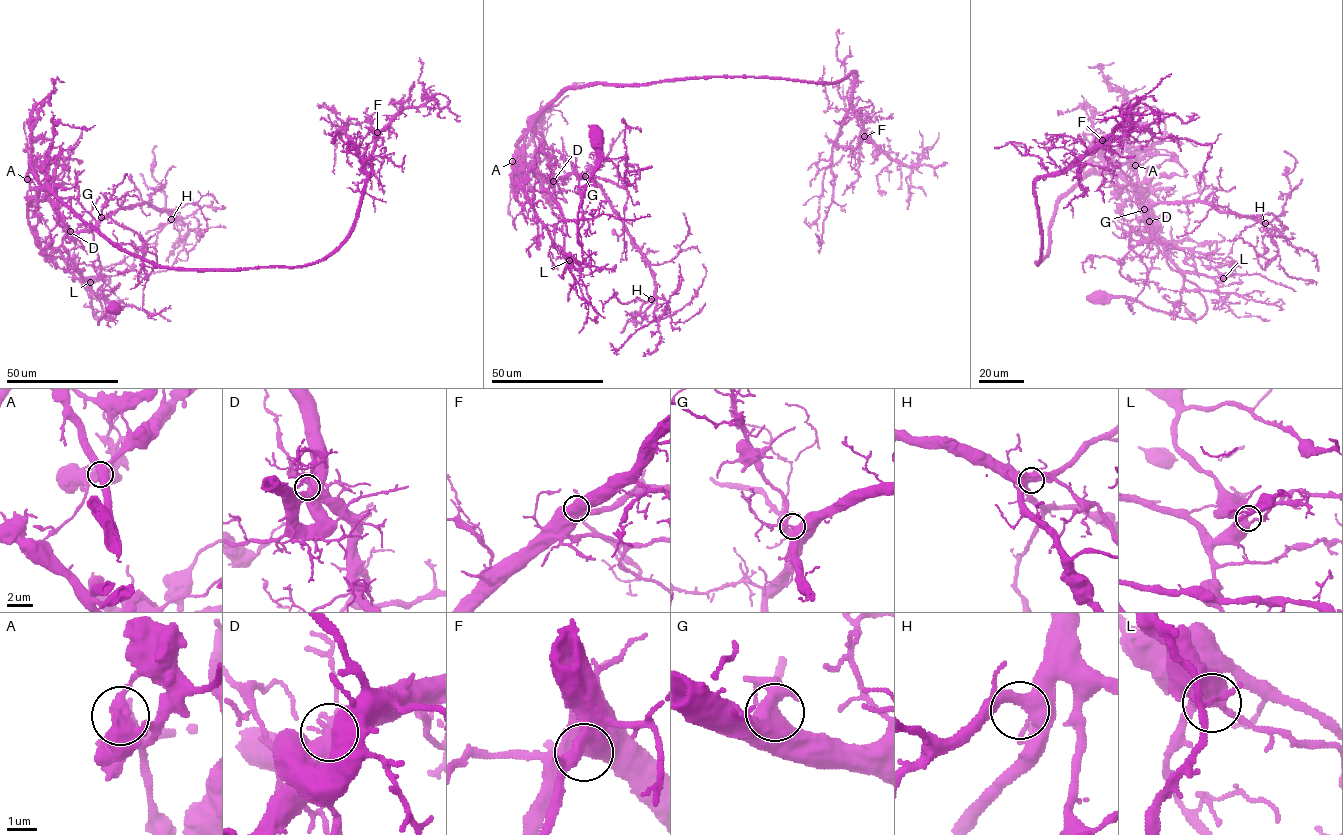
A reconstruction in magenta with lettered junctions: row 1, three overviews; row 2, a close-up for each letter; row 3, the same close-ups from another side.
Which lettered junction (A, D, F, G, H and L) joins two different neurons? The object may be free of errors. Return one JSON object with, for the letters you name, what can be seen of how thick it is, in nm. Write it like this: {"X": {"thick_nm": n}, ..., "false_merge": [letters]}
{"A": {"thick_nm": 500}, "false_merge": ["A"]}

